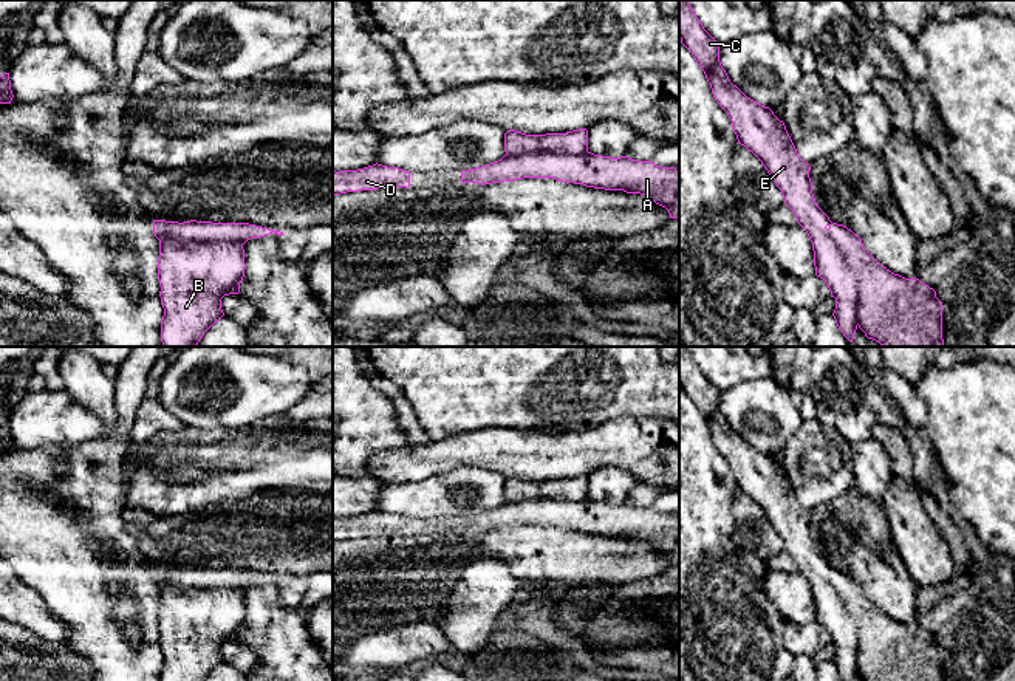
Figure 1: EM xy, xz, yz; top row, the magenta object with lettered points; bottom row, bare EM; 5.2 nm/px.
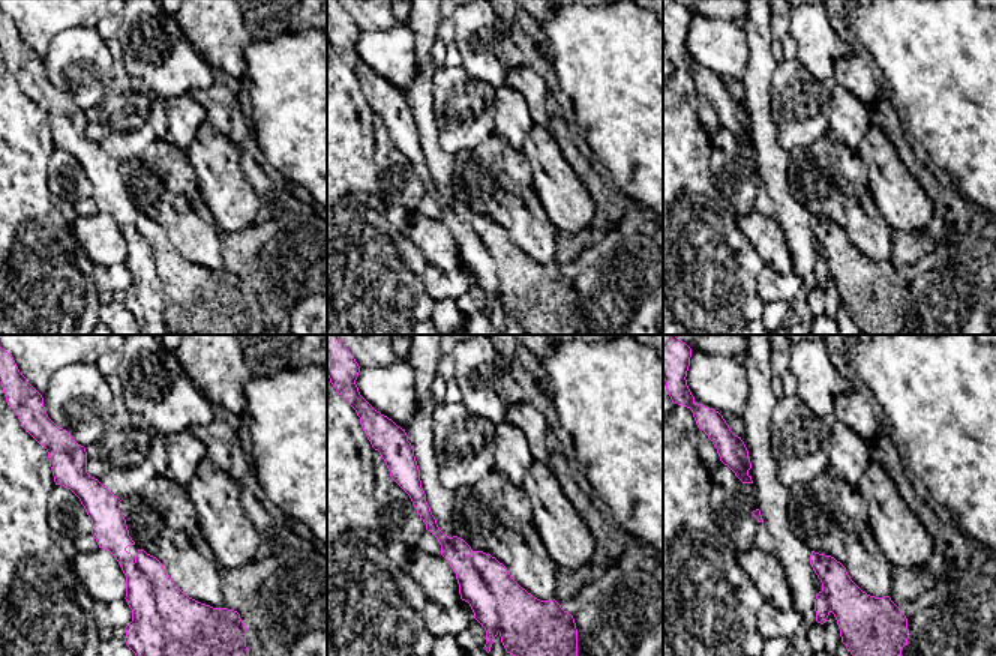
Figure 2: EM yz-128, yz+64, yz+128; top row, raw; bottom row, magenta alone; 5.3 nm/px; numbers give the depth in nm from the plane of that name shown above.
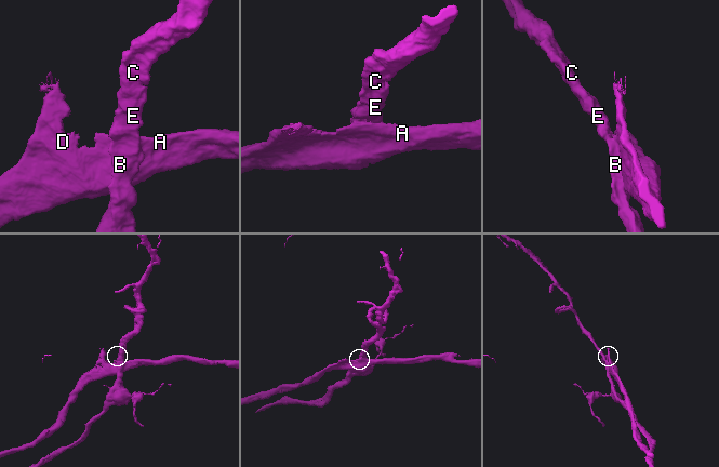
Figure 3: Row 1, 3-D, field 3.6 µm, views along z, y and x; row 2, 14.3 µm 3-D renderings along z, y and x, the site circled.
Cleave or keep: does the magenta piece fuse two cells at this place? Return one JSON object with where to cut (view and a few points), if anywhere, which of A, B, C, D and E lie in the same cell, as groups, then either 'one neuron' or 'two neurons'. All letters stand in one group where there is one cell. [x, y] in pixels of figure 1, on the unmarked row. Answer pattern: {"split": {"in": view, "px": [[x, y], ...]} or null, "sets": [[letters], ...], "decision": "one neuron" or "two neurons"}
{"split": {"in": "yz", "px": [[827, 576], [854, 624], [857, 670]]}, "sets": [["A", "D"], ["B", "C", "E"]], "decision": "two neurons"}

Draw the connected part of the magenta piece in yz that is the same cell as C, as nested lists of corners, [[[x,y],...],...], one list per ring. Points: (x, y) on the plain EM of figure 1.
[[[679,347],[679,385],[681,390],[692,399],[699,415],[704,418],[710,430],[715,447],[727,460],[732,467],[738,491],[752,498],[772,523],[777,534],[781,537],[784,551],[792,557],[797,570],[806,577],[814,597],[815,622],[823,625],[836,645],[832,659],[839,676],[843,681],[856,681],[857,676],[857,630],[849,618],[845,604],[839,593],[832,588],[828,573],[832,570],[829,563],[817,553],[812,529],[809,525],[811,512],[806,511],[797,500],[797,495],[780,467],[769,453],[764,453],[747,444],[736,432],[733,432],[719,409],[719,390],[704,376],[699,365],[695,362],[687,347]]]

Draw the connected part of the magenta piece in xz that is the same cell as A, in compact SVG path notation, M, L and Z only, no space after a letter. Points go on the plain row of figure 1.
M591 498L504 501L495 509L461 517L460 528L483 532L523 525L554 525L594 536L647 542L665 554L670 565L679 565L679 518L628 503L610 505Z

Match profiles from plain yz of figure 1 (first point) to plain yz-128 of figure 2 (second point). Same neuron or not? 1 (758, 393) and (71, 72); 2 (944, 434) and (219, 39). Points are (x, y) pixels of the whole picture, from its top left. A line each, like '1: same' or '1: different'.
1: same
2: different

